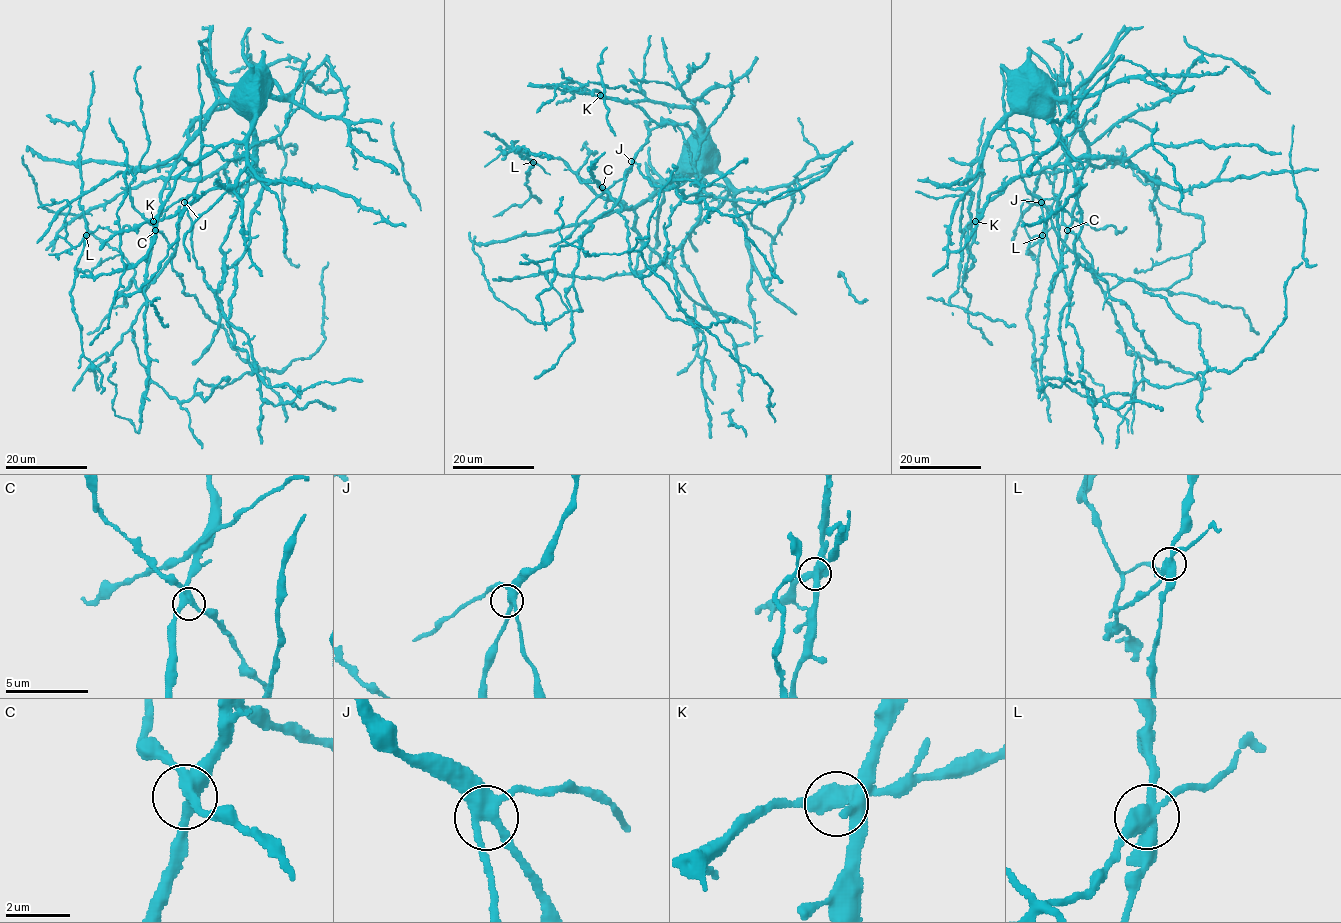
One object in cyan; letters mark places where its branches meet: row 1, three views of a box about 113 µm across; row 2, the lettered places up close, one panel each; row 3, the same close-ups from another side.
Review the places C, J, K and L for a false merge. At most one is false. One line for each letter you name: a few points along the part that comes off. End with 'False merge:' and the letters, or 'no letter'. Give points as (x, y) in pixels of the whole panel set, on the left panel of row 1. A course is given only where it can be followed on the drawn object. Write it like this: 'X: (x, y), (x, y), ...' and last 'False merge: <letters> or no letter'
L: (86, 236), (76, 246), (68, 242), (65, 219), (70, 208), (64, 200), (37, 207)
False merge: L

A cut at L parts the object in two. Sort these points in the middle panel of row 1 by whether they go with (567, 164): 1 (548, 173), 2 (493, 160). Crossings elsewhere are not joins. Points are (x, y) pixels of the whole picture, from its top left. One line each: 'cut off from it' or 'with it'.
1: cut off from it
2: cut off from it

